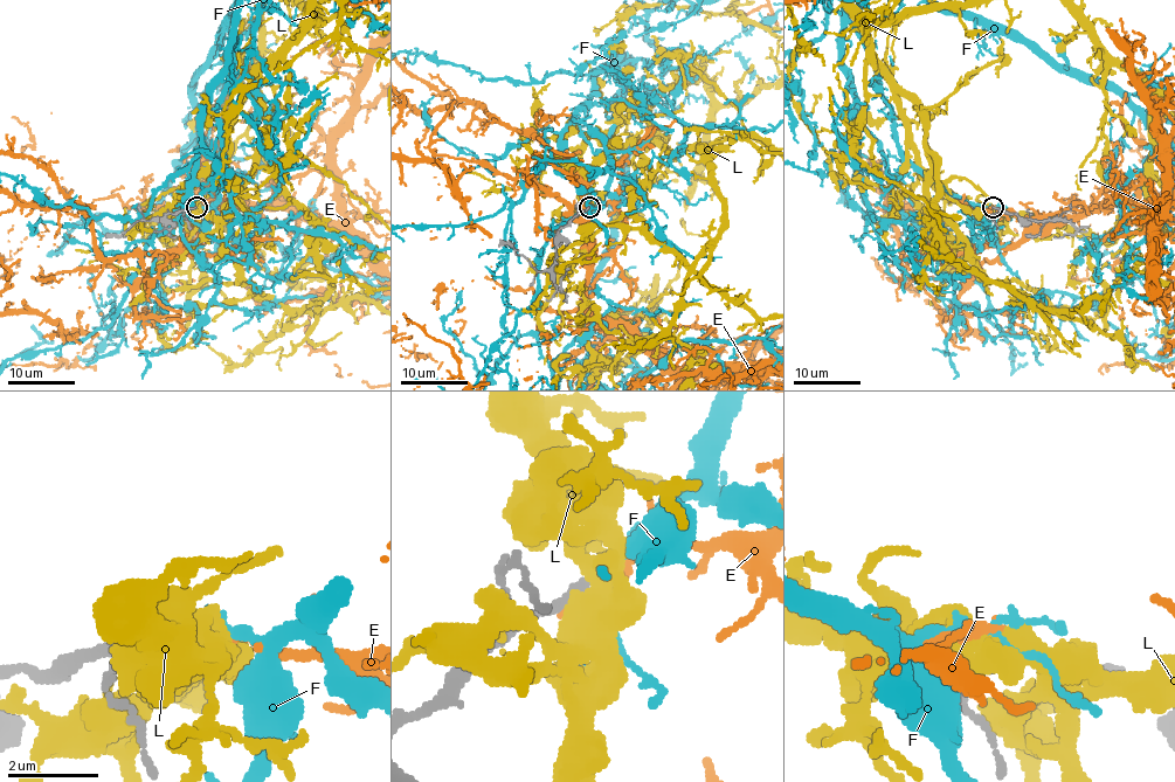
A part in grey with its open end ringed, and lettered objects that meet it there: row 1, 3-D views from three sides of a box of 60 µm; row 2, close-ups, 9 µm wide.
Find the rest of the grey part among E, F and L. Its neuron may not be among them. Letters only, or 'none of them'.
F

